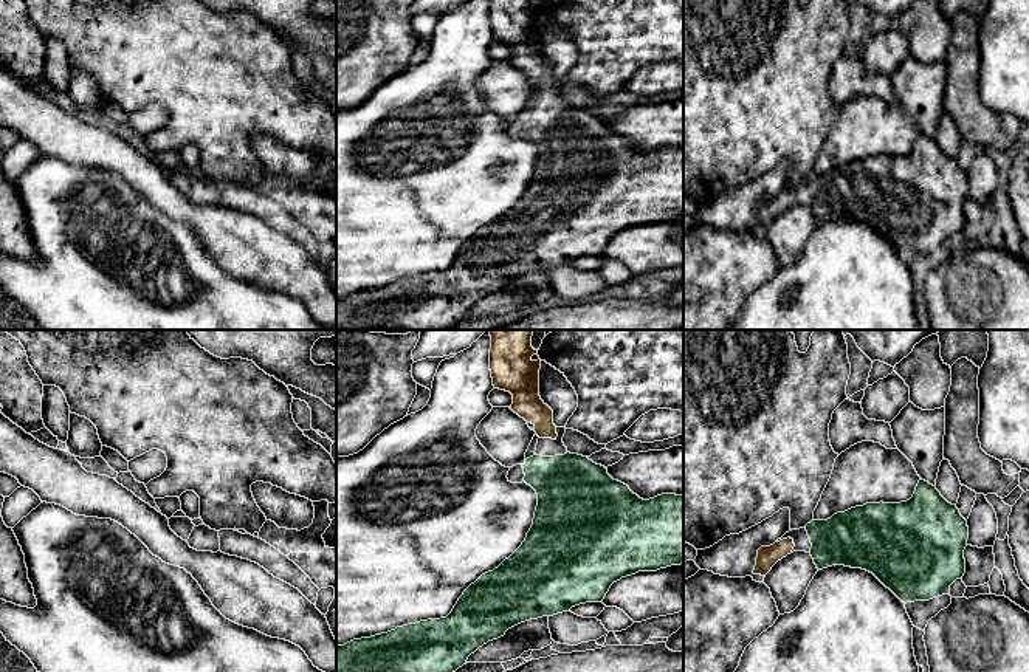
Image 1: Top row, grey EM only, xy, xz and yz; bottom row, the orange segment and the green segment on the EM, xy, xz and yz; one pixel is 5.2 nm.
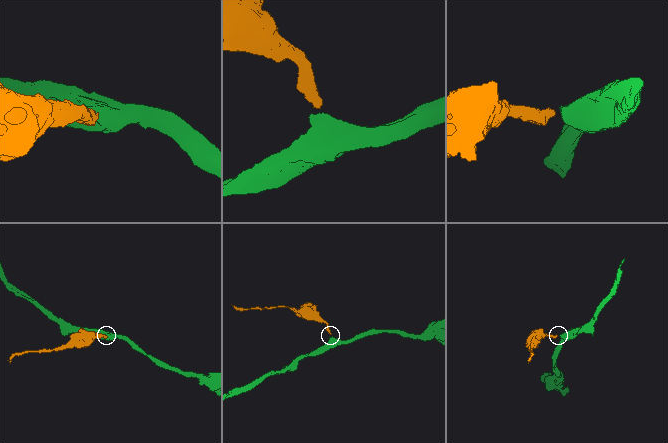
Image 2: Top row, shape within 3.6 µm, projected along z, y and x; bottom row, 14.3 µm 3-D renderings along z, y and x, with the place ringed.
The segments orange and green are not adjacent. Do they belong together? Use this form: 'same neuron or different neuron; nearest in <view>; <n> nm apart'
same neuron; nearest in yz; 80 nm apart

